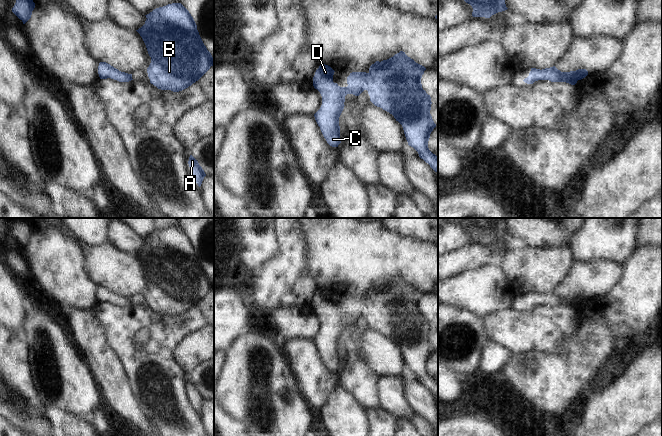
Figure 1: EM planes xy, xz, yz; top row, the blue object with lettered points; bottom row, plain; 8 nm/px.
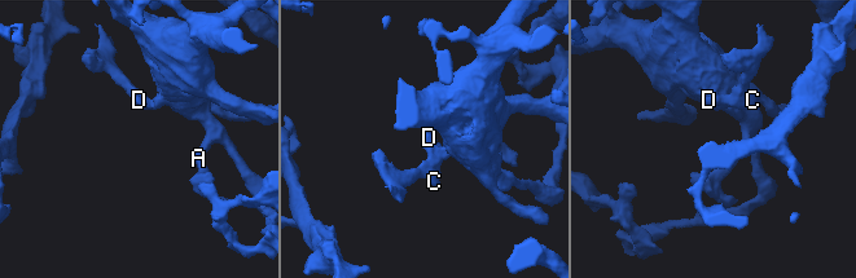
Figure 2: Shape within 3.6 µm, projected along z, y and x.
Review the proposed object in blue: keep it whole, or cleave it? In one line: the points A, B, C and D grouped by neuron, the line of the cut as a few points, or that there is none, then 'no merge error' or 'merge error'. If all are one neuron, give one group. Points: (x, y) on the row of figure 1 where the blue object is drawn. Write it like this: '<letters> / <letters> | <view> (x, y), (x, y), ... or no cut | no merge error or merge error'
A B C D | no cut | no merge error

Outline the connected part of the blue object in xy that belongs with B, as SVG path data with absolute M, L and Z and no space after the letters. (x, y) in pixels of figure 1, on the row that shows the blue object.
M181 3L156 8L145 16L145 24L136 31L151 57L147 68L150 83L158 89L182 91L198 81L214 65L214 58L204 45L193 17Z

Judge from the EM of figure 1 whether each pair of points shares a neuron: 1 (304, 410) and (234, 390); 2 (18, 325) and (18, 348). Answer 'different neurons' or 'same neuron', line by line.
1: same neuron
2: different neurons

